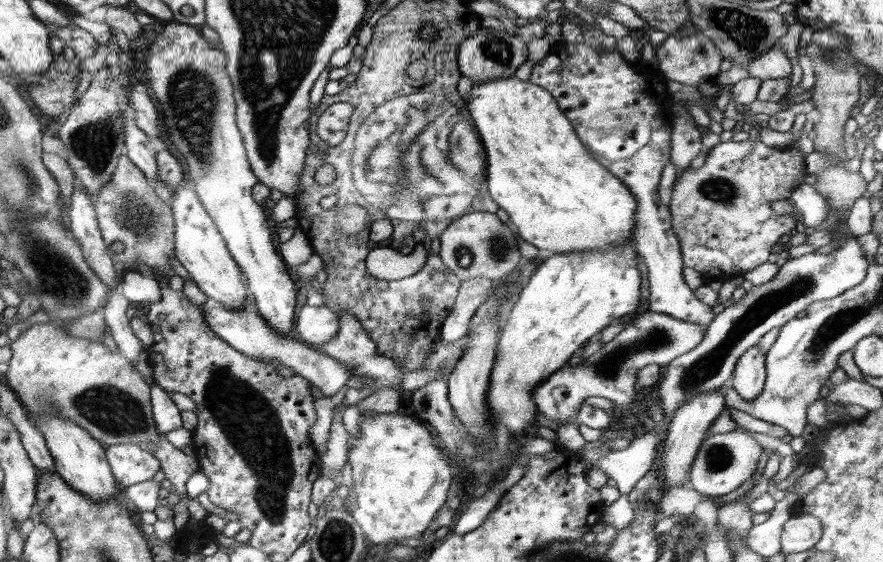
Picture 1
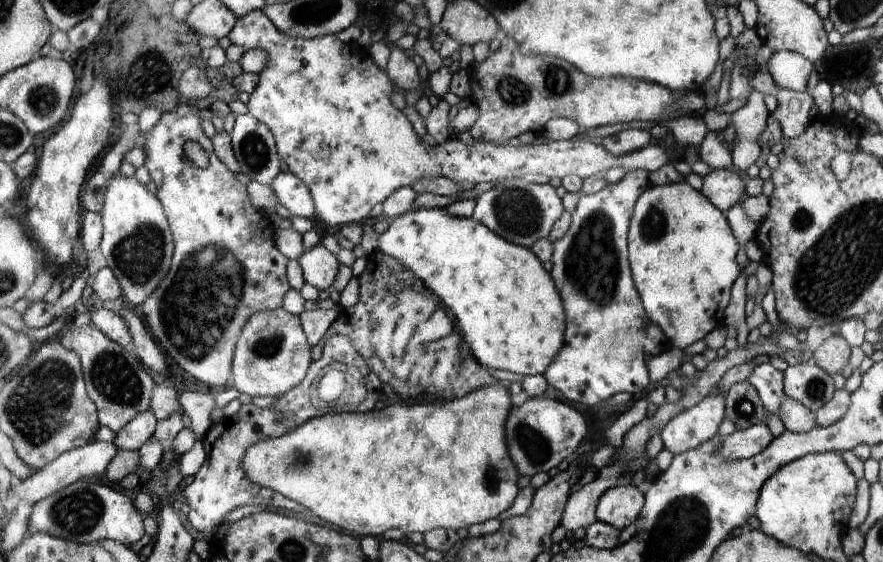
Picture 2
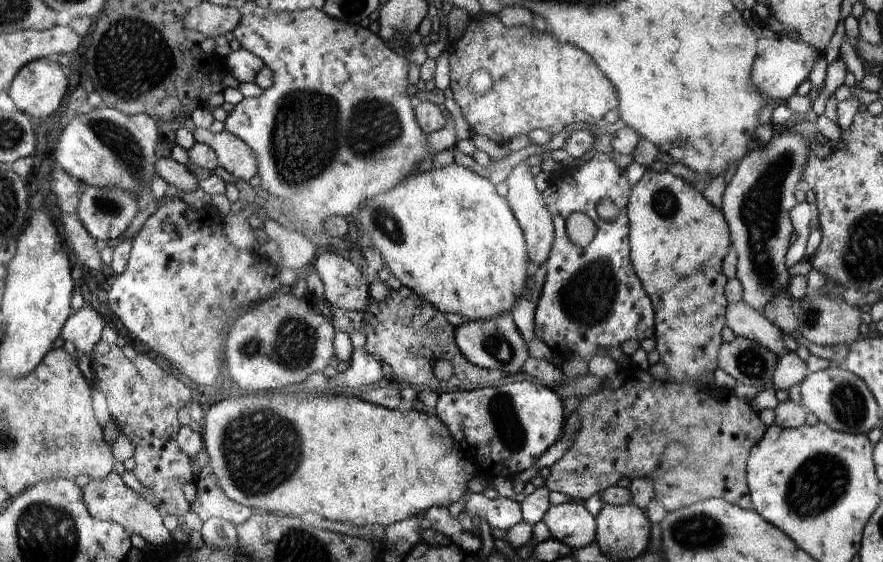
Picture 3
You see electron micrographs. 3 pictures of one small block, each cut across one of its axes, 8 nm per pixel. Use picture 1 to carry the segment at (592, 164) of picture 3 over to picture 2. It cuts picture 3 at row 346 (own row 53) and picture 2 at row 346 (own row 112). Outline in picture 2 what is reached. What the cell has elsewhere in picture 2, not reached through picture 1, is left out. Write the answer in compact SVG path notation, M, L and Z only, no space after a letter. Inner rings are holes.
M647 170L628 171L618 182L606 185L591 195L581 195L571 214L568 231L552 243L552 278L560 290L567 318L564 346L543 374L548 384L562 392L570 402L594 406L606 402L618 392L630 392L638 398L653 386L646 360L668 352L670 342L662 329L646 314L639 292L634 286L628 260L628 233L638 197L652 186Z

